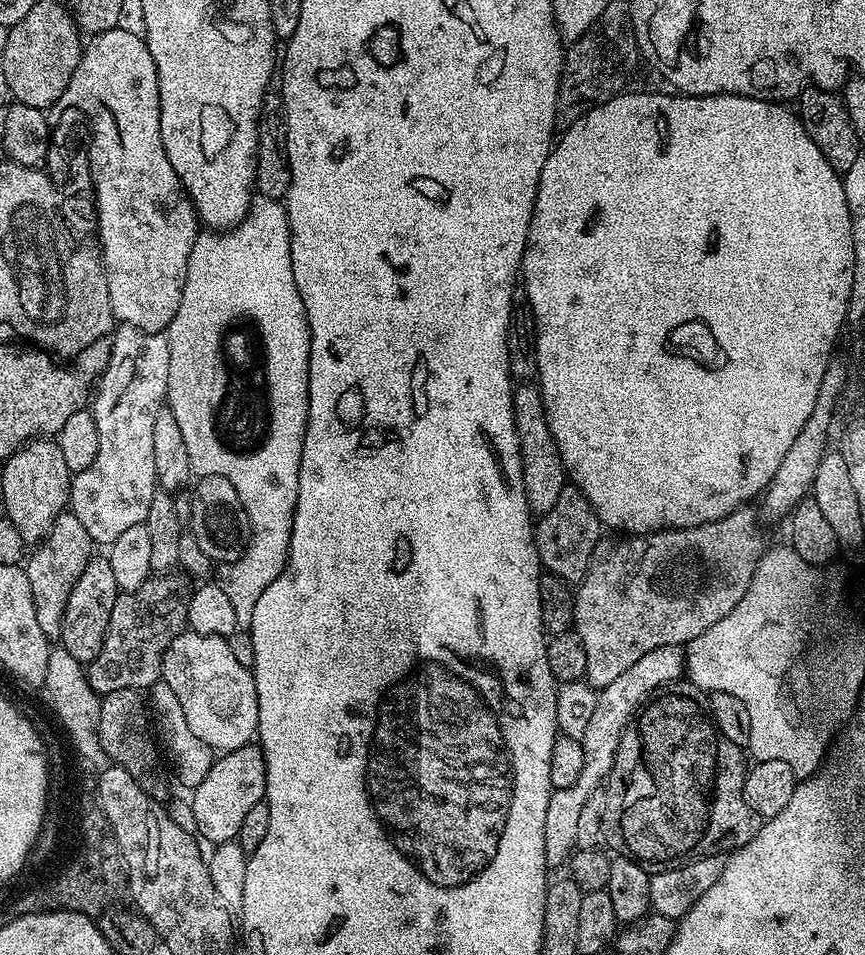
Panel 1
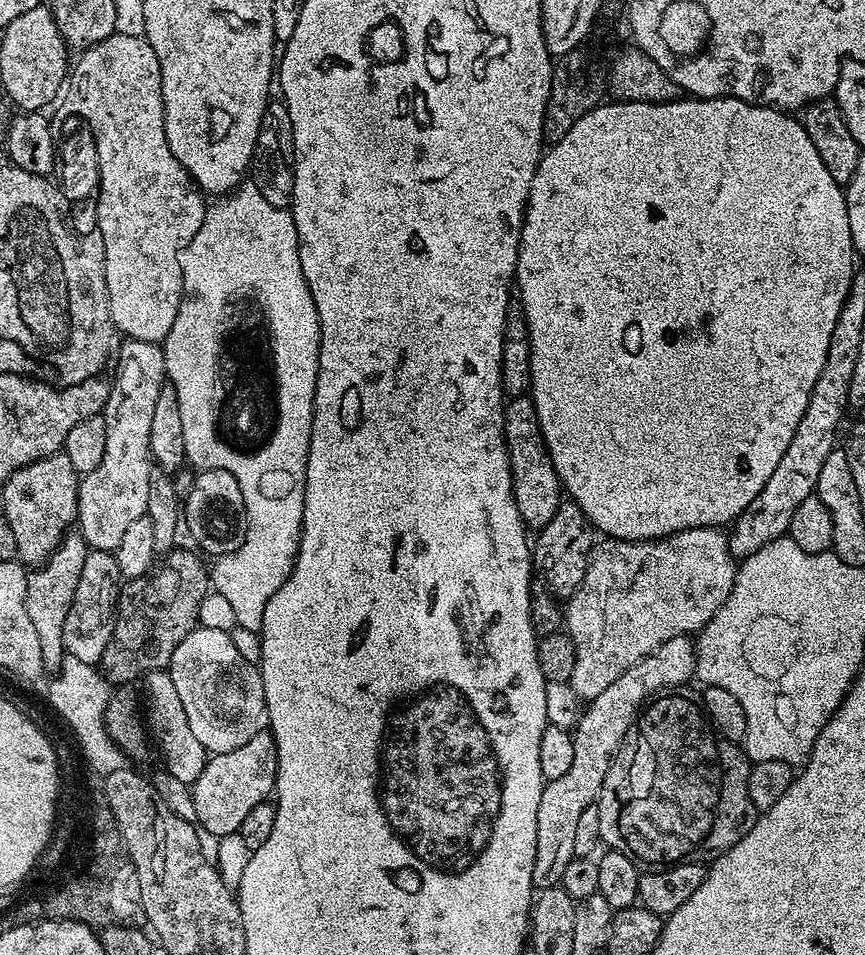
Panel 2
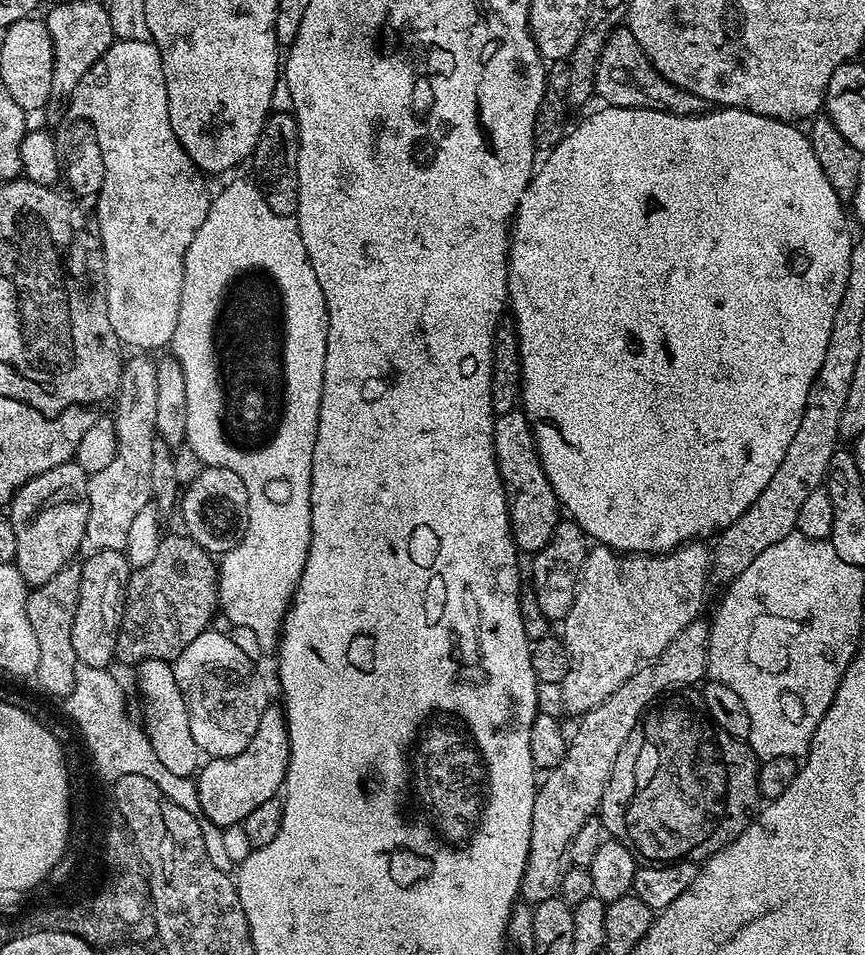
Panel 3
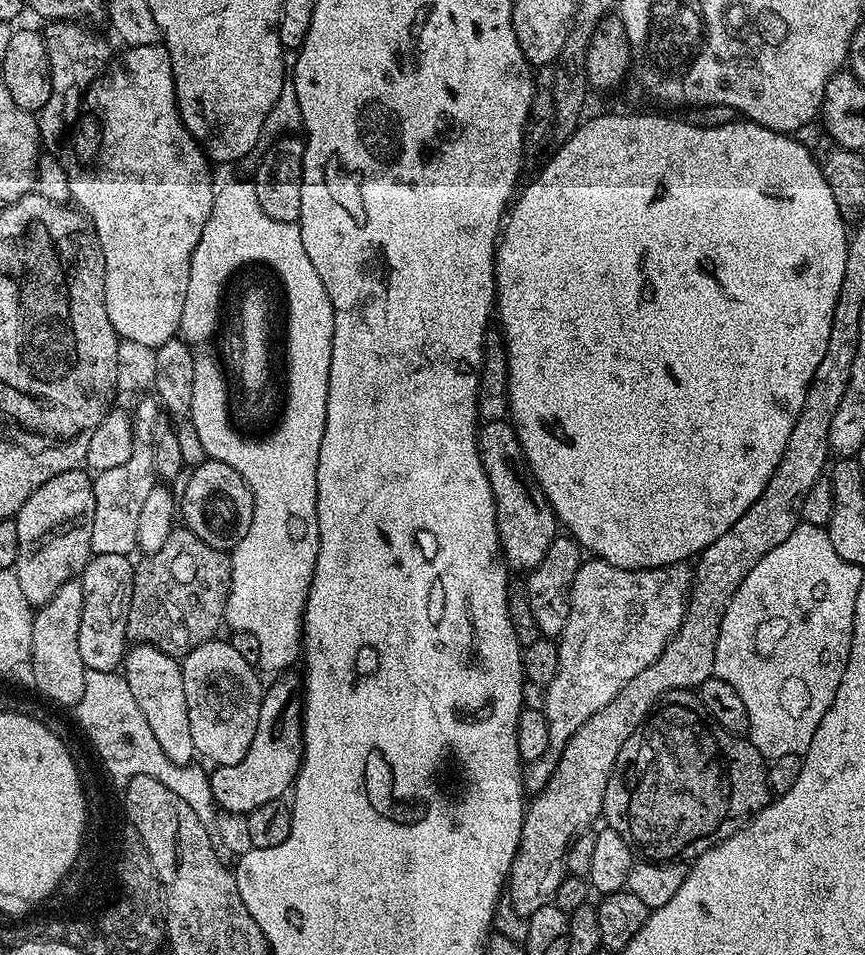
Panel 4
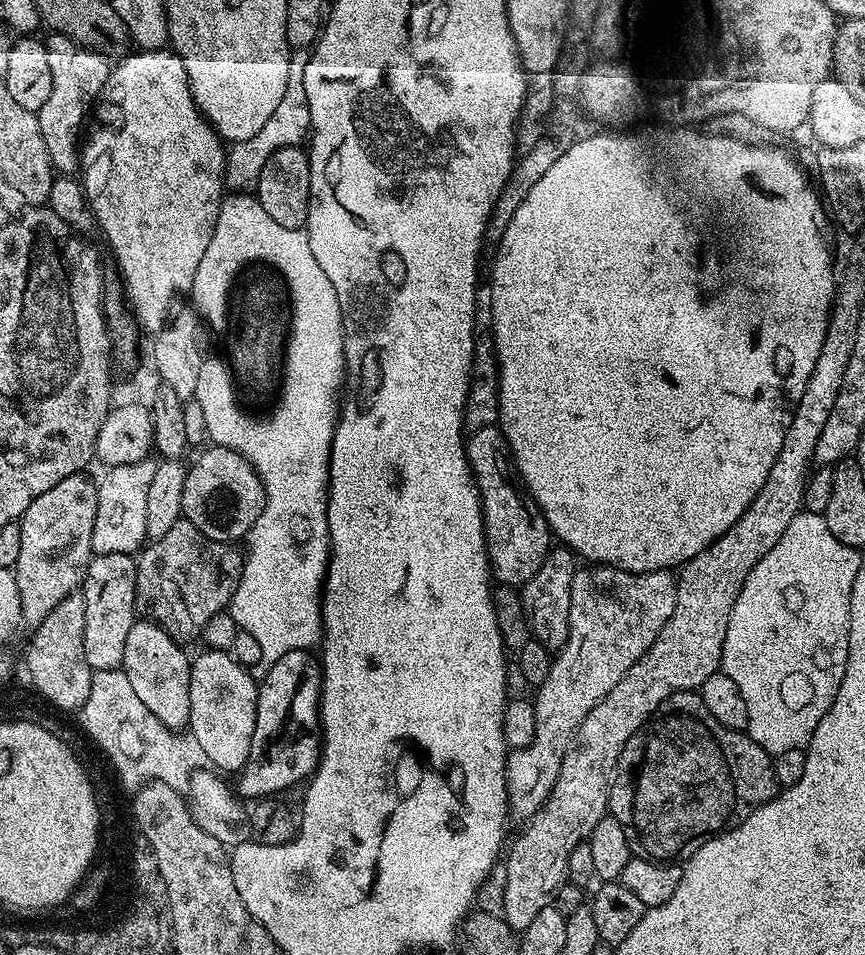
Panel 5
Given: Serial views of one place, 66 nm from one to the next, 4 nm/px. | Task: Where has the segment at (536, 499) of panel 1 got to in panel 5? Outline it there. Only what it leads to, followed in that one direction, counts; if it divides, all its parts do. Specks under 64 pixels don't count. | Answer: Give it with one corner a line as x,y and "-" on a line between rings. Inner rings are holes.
499,427
477,428
467,437
468,465
480,491
484,511
484,537
488,543
488,563
501,585
522,586
542,566
554,544
551,528
544,515
527,494
519,496
504,471
510,468
510,456
502,447
504,434

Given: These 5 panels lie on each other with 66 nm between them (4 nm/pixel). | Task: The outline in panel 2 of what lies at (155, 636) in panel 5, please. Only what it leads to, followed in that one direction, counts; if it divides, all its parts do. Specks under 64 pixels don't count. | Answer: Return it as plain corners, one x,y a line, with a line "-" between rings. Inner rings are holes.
157,670
149,672
143,677
142,685
148,691
146,696
146,728
151,739
160,747
160,752
164,755
164,764
167,775
178,778
178,782
192,785
202,774
204,763
207,762
209,753
204,751
202,742
194,738
190,731
190,722
186,722
186,709
182,707
182,701
178,699
178,690
174,690
174,682
170,678
167,670

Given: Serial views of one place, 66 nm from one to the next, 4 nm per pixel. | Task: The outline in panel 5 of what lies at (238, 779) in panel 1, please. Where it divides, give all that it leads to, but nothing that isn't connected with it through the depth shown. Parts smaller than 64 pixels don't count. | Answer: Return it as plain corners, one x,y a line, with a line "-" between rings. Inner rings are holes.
311,651
287,652
267,665
264,680
259,681
258,702
256,703
256,721
254,734
250,742
250,754
239,773
240,781
234,784
235,791
245,801
255,802
261,798
272,798
277,794
284,794
287,788
292,788
296,783
307,781
316,771
320,763
320,749
322,747
322,733
320,731
320,681
322,669
314,659

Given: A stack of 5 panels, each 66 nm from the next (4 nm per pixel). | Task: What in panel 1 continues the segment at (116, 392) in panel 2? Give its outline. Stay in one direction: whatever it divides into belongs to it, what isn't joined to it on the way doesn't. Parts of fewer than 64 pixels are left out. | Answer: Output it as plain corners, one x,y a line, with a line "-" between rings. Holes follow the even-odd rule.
120,324
112,334
112,356
108,359
108,365
104,367
104,373
94,385
94,395
90,400
90,411
94,422
98,422
98,454
94,454
94,462
86,470
75,473
72,477
72,486
68,490
68,502
70,511
78,522
82,522
82,527
86,529
86,534
90,534
93,545
107,546
114,542
114,538
119,538
130,526
138,526
144,523
146,514
150,510
150,498
158,490
156,475
154,474
154,418
158,418
161,408
165,407
168,398
168,375
170,374
170,346
168,337
164,332
147,332
138,330
129,324

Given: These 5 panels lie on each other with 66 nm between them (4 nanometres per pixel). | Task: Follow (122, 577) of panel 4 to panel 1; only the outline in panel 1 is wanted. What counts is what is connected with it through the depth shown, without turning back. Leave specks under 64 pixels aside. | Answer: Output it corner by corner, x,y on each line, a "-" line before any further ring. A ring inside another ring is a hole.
93,555
86,570
82,570
78,582
74,582
70,598
66,598
66,614
62,614
58,637
59,647
70,650
70,655
78,658
80,664
86,666
98,658
98,650
102,650
102,642
106,638
106,626
110,626
110,610
114,610
117,595
114,570
110,567
110,562
103,555

